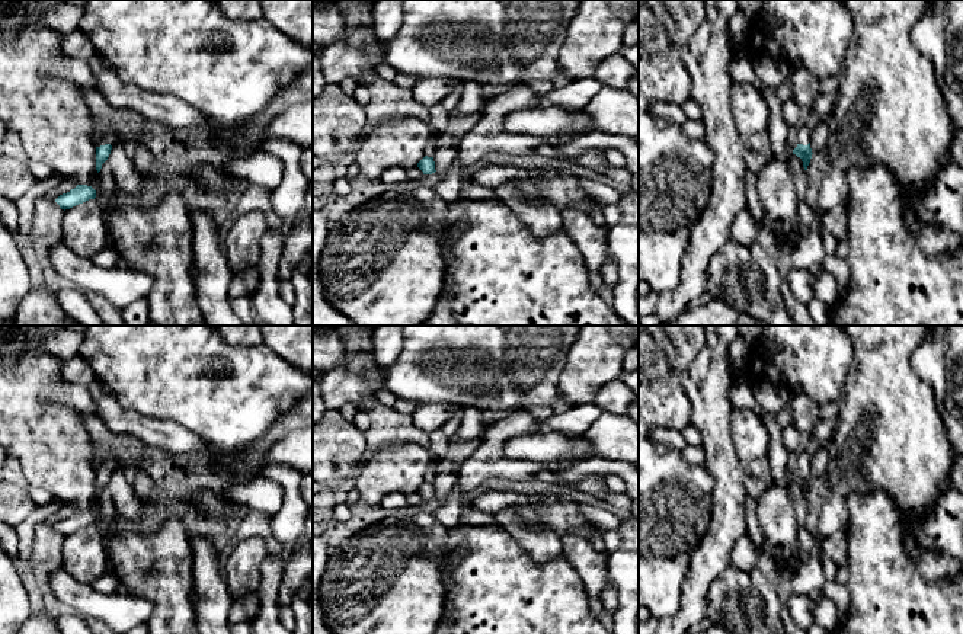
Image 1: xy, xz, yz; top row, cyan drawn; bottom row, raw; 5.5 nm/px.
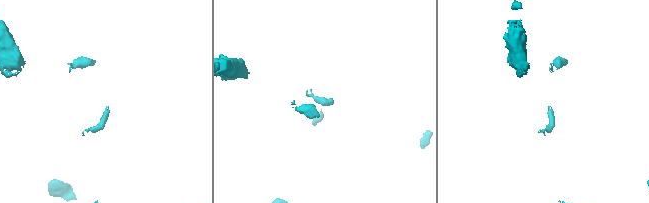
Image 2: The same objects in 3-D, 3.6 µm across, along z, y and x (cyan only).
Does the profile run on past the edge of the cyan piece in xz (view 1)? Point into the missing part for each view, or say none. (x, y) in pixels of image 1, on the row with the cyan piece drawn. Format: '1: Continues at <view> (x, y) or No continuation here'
1: No continuation here

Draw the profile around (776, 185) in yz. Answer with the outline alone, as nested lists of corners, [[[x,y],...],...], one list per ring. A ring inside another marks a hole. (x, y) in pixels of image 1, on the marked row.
[[[770,156],[756,177],[758,196],[764,209],[762,225],[772,233],[777,246],[796,240],[802,225],[799,196],[788,163]]]

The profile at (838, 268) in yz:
[[[826,254],[822,266],[844,286],[850,282],[850,269],[845,259],[839,259],[836,254]]]

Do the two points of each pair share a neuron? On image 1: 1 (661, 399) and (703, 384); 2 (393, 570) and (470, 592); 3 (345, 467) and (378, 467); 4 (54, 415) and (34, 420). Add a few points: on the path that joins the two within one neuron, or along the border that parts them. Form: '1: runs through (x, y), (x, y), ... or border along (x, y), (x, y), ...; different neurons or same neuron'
1: border along (694, 356), (685, 383), (688, 422); different neurons
2: border along (441, 554), (444, 615); different neurons
3: border along (367, 455), (348, 486); different neurons
4: runs through (50, 419), (38, 420); same neuron

